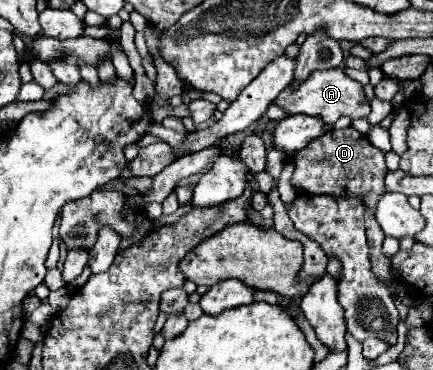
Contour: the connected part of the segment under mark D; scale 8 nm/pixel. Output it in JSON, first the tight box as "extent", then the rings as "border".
{"extent":[292,128,408,320],"border":[[[344,128],[344,130],[328,130],[326,134],[318,136],[318,140],[312,140],[302,152],[296,156],[296,170],[292,174],[292,184],[302,186],[308,194],[326,194],[334,198],[362,198],[366,206],[366,216],[364,216],[364,226],[366,226],[366,236],[368,236],[368,246],[370,246],[370,262],[372,262],[372,272],[376,278],[390,288],[392,298],[396,300],[396,308],[400,312],[400,320],[406,320],[408,316],[408,306],[402,304],[396,296],[396,288],[392,286],[390,280],[390,260],[382,252],[382,242],[384,242],[384,232],[380,224],[374,220],[374,208],[378,202],[378,196],[384,192],[384,176],[388,168],[384,164],[384,152],[374,148],[364,134],[358,130]]]}

